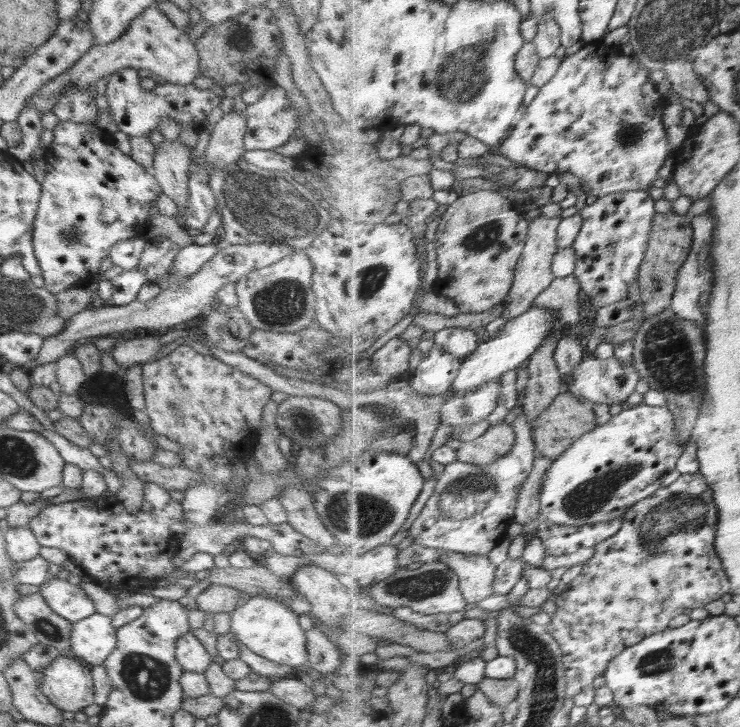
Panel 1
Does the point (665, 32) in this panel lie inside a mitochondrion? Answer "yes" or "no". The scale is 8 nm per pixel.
yes

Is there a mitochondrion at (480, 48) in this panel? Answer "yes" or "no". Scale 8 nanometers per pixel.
yes

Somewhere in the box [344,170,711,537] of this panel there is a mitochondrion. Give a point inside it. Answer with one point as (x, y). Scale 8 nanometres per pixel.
(669, 354)

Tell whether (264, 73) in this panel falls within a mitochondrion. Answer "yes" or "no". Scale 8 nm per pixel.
no

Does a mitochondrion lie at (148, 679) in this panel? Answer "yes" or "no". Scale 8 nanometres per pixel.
yes

